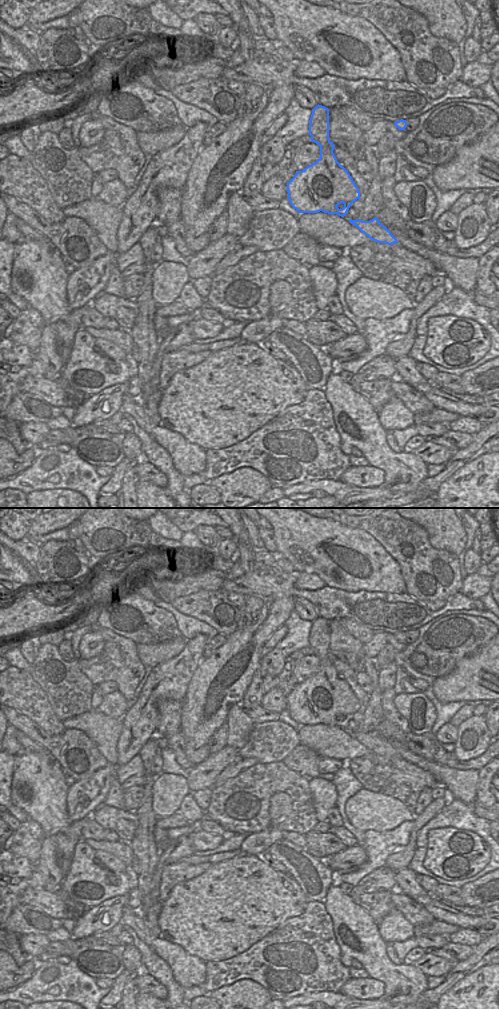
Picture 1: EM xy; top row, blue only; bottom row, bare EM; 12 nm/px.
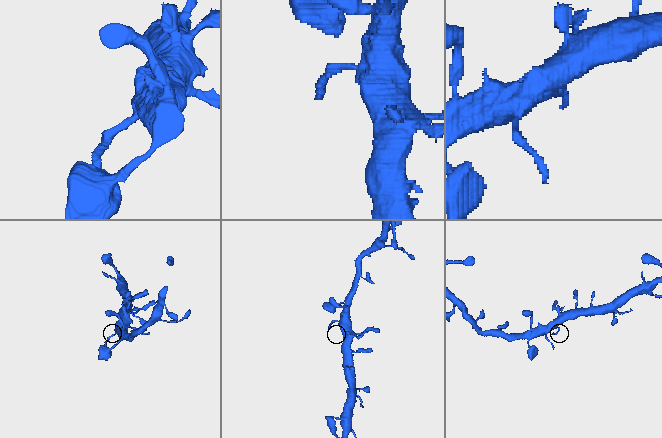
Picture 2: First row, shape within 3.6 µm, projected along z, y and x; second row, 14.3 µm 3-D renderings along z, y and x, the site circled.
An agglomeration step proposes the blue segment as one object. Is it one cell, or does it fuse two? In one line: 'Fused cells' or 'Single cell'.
Single cell.

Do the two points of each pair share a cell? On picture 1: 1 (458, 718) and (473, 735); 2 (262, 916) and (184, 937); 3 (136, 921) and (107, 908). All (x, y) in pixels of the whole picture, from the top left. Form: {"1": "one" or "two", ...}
{"1": "two", "2": "one", "3": "two"}

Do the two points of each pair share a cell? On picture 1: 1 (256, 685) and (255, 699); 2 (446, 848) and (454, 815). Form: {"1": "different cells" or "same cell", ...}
{"1": "same cell", "2": "different cells"}

